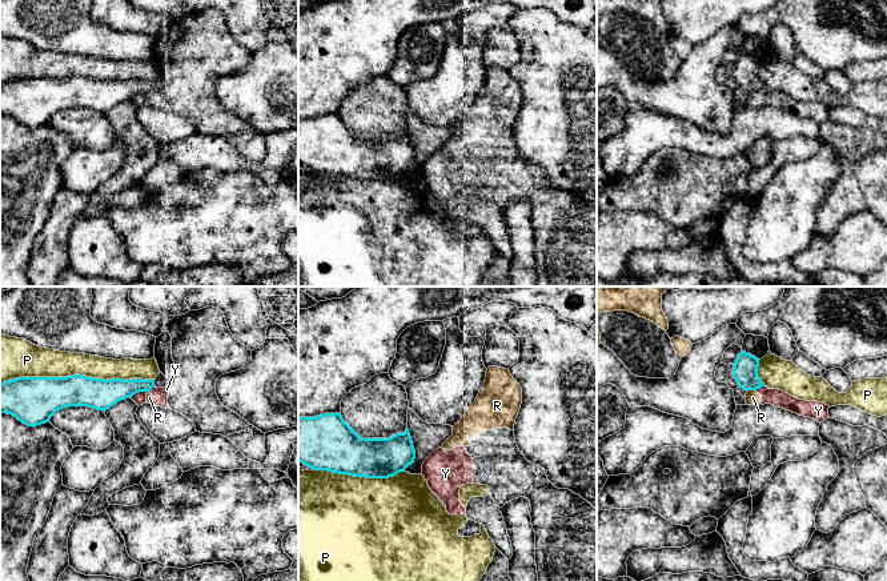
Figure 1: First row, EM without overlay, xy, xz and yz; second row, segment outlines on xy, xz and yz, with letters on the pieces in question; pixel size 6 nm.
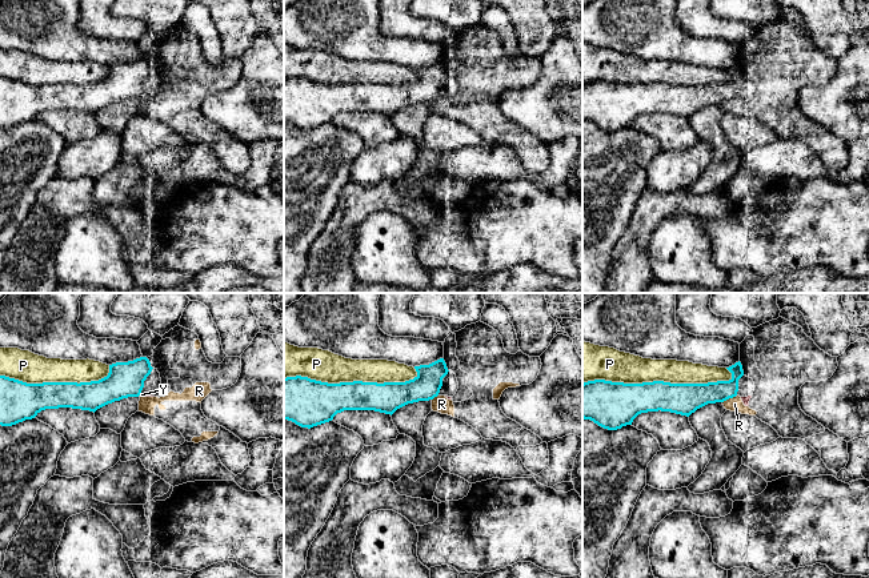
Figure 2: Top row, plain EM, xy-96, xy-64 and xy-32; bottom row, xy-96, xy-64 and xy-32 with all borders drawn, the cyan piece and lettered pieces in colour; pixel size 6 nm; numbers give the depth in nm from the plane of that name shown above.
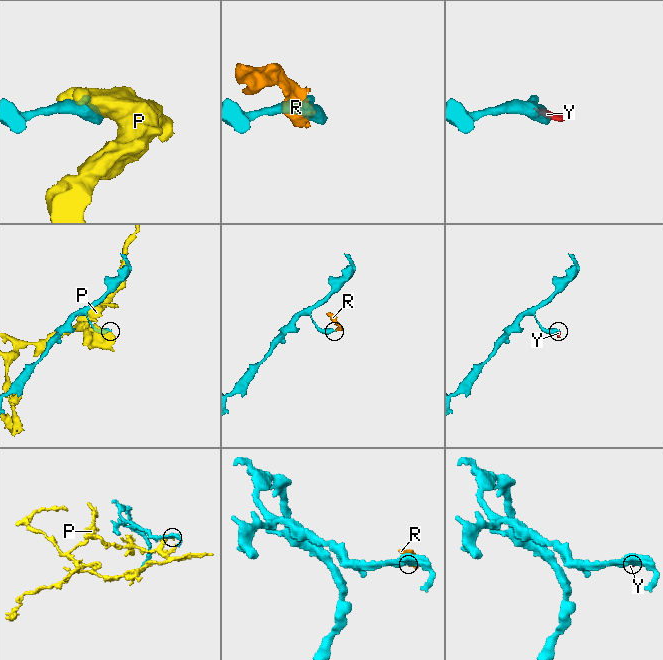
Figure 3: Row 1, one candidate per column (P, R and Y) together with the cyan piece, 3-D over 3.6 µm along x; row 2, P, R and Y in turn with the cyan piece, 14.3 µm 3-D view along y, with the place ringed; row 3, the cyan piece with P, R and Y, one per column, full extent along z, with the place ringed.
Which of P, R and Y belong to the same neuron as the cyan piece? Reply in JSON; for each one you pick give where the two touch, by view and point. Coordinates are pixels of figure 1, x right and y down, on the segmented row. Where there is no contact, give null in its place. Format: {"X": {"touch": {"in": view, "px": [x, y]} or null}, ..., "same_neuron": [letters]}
{"same_neuron": []}

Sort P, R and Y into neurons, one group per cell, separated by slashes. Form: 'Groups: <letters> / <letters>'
Groups: P / R Y

